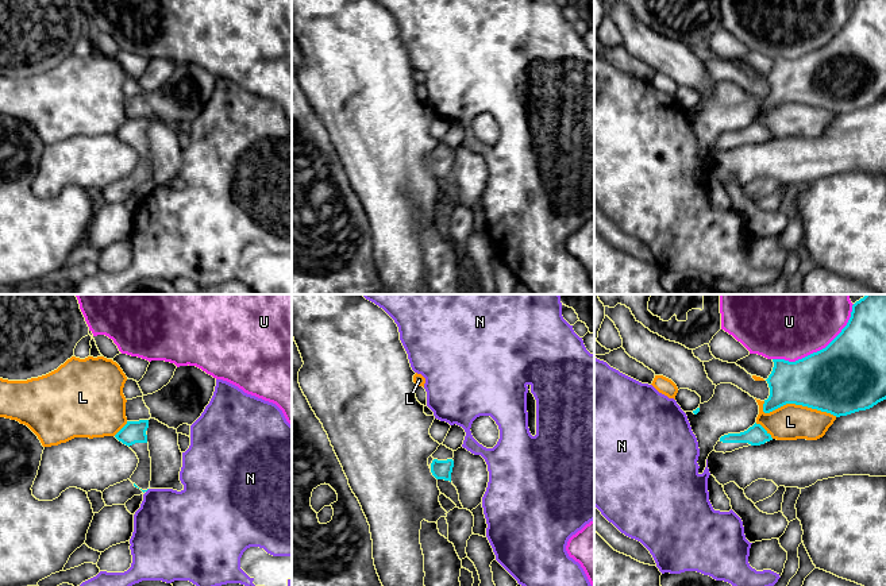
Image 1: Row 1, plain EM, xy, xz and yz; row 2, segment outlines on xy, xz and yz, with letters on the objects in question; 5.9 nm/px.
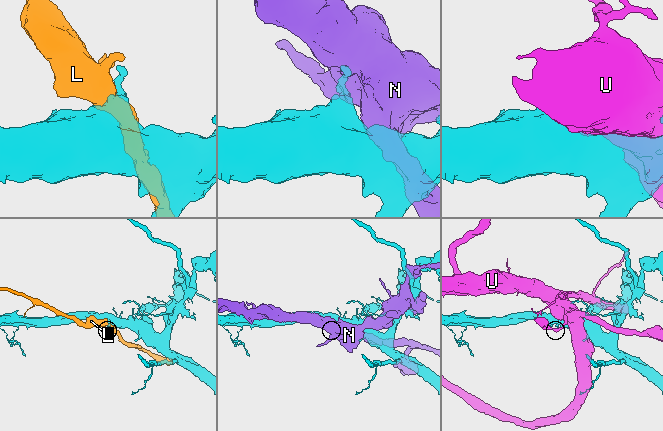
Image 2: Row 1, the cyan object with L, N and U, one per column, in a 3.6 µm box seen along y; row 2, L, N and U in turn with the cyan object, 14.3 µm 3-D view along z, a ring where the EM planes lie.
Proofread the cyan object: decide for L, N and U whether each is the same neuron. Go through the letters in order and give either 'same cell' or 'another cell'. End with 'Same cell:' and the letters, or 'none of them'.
L: another cell
N: another cell
U: another cell
Same cell: none of them

